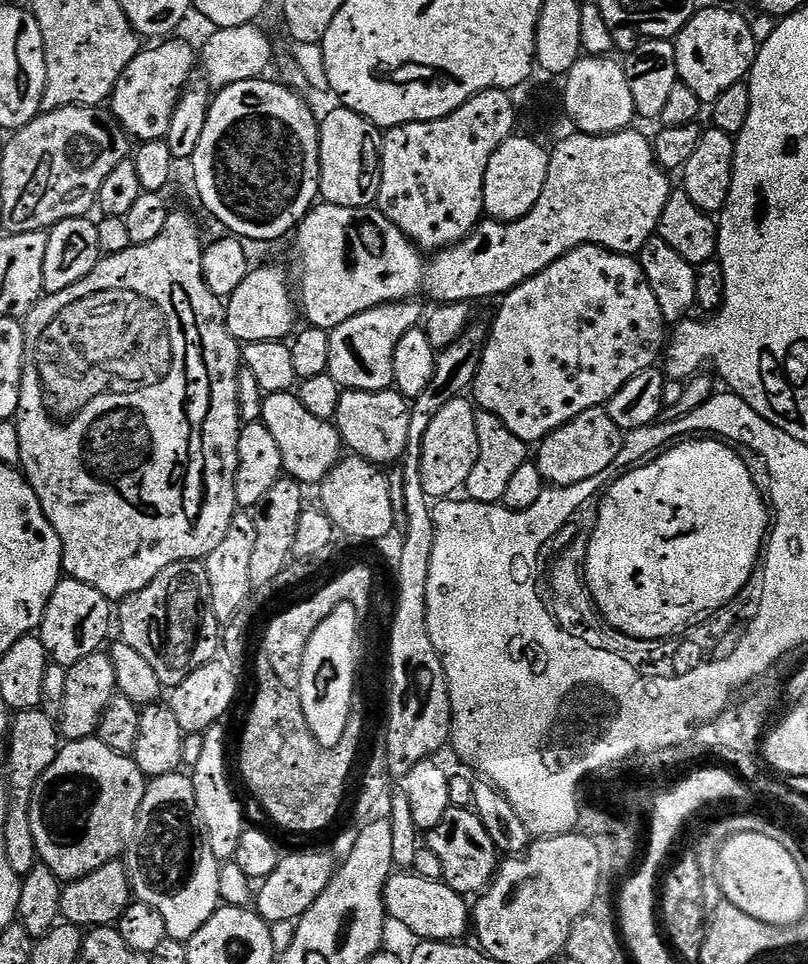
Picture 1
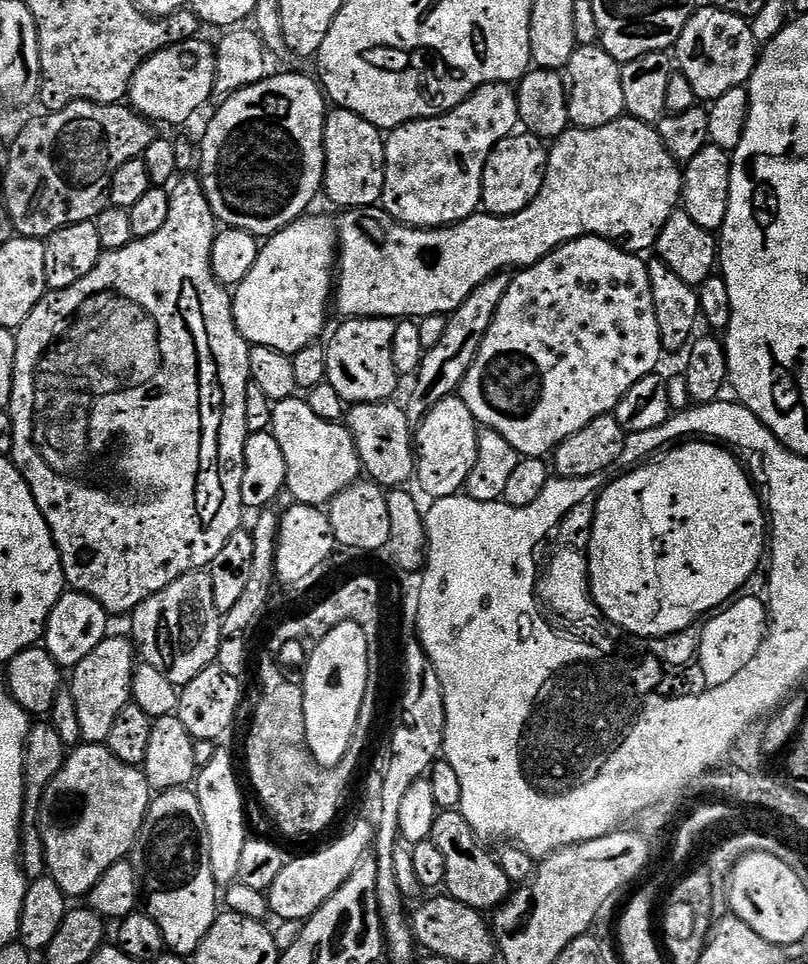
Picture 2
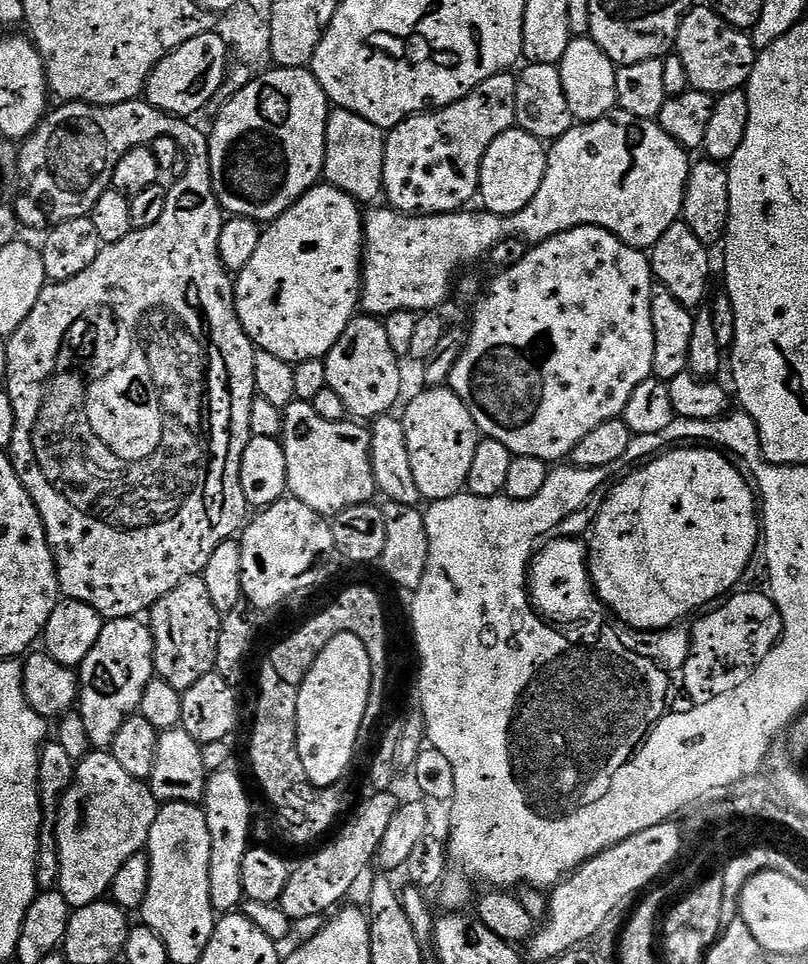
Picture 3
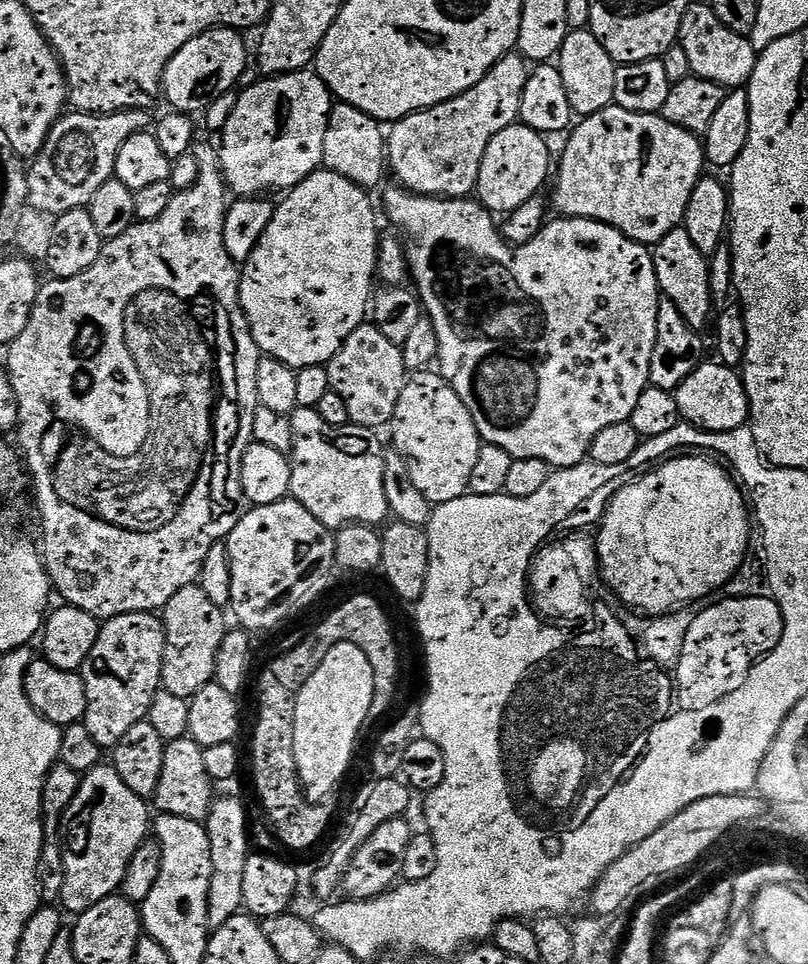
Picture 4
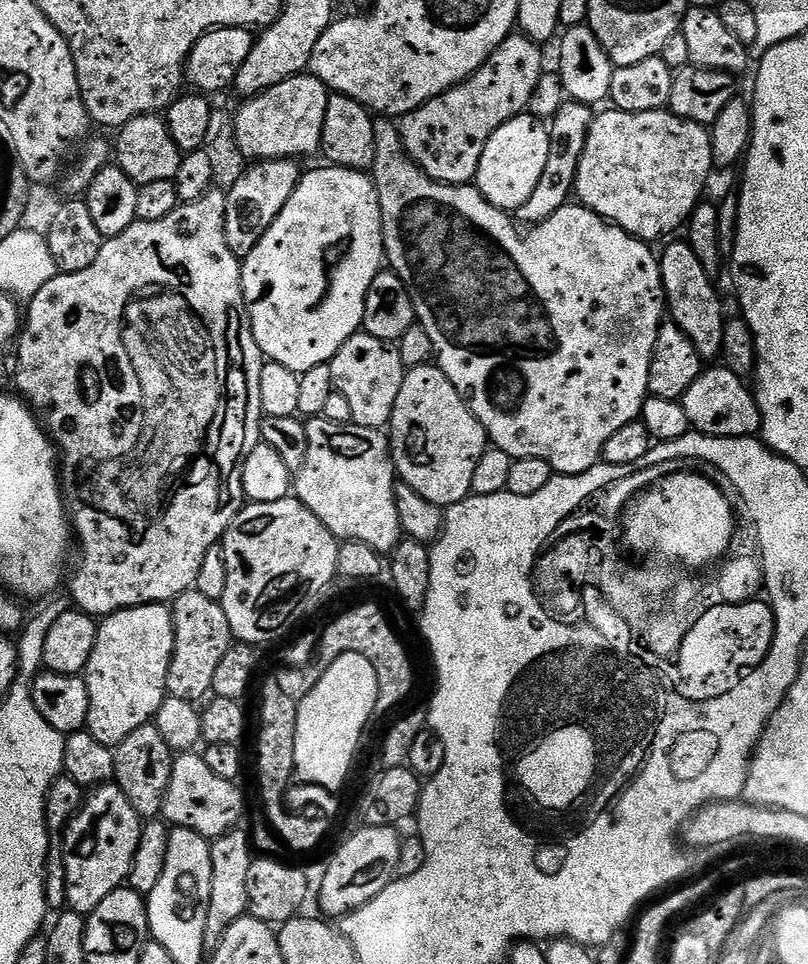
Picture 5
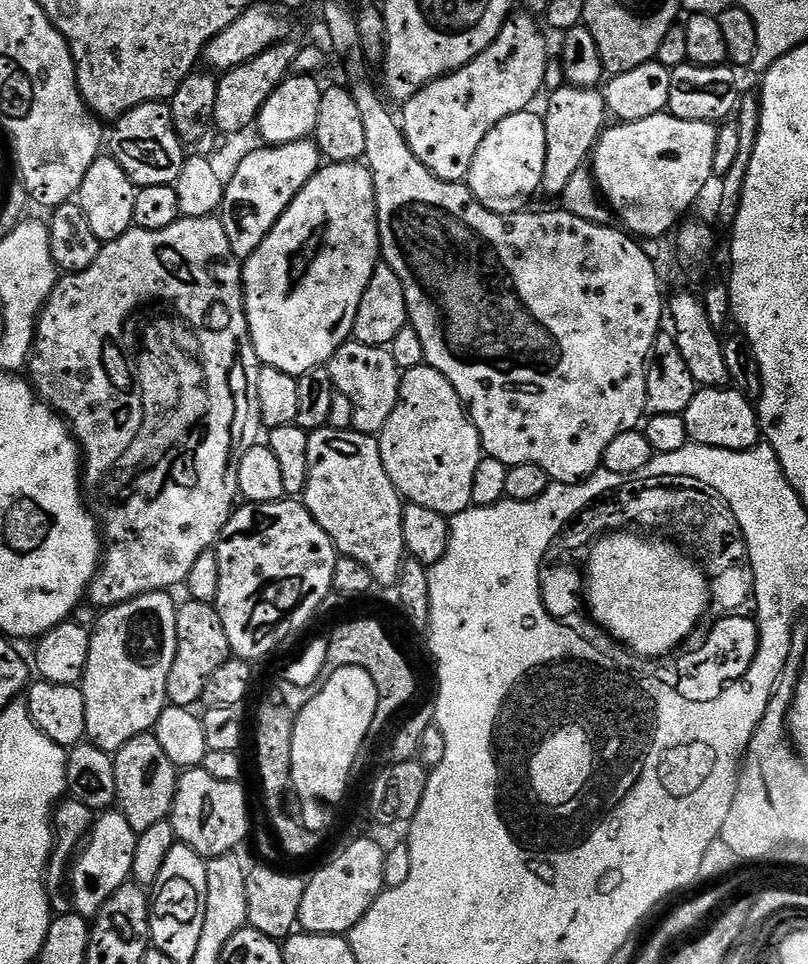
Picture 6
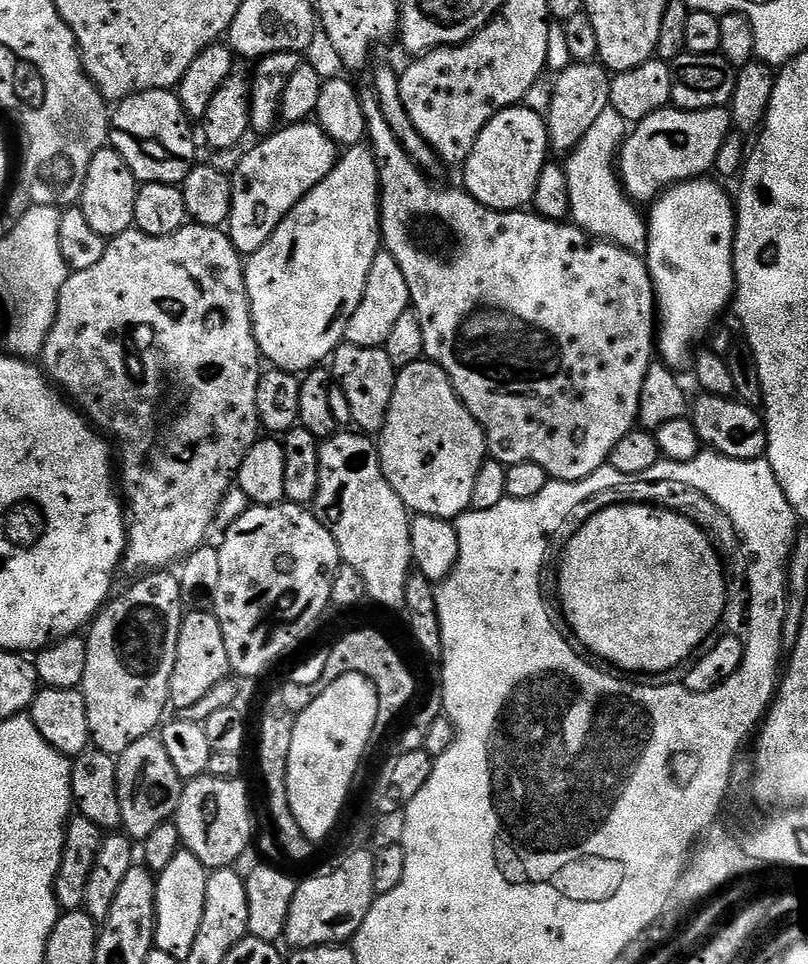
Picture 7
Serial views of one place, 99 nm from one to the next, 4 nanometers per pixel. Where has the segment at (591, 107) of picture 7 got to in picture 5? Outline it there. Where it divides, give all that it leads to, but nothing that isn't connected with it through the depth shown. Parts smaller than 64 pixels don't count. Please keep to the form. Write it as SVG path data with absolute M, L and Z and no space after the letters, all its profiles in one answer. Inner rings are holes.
M567 101L555 114L549 123L550 151L546 160L545 169L538 180L537 189L530 194L528 202L518 208L514 218L519 225L532 227L541 224L571 199L575 189L577 166L581 160L582 150L585 149L589 126L594 119L593 109L589 105L579 104L576 101Z

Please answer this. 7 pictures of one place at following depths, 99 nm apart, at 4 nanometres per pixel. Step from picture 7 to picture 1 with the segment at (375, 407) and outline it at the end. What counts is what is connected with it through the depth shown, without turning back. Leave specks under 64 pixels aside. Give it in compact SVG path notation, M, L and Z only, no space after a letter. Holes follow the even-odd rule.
M401 300L399 304L383 304L331 329L327 375L332 376L334 382L338 382L344 390L382 392L391 389L394 378L394 350L398 350L402 334L421 323L422 312L420 316L418 305L419 303L411 300Z

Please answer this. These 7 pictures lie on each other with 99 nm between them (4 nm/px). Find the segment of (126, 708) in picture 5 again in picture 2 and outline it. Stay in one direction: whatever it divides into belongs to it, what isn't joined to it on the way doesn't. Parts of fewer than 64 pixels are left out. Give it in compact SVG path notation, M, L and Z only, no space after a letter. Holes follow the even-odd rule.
M109 635L101 644L94 646L94 650L90 650L90 654L86 654L86 658L82 658L82 662L71 673L70 691L78 710L78 722L82 725L83 743L104 744L110 734L110 726L114 726L114 718L118 718L118 713L132 699L132 675L136 673L138 652L133 641L127 635L124 636Z

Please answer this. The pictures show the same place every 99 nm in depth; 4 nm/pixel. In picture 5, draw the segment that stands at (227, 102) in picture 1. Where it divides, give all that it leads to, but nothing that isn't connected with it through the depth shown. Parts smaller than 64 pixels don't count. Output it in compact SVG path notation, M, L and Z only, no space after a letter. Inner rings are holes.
M301 74L286 82L278 82L270 90L245 99L244 104L236 112L236 134L234 141L241 155L252 162L261 160L291 160L320 152L322 126L326 116L326 106L330 93L317 76Z

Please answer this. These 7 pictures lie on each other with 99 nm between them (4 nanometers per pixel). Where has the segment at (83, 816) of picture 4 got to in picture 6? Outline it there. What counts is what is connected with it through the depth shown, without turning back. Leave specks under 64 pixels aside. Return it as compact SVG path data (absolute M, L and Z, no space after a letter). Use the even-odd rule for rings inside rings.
M109 810L95 817L88 839L72 861L70 891L72 907L82 917L94 918L116 891L129 883L134 866L137 829L119 810Z

